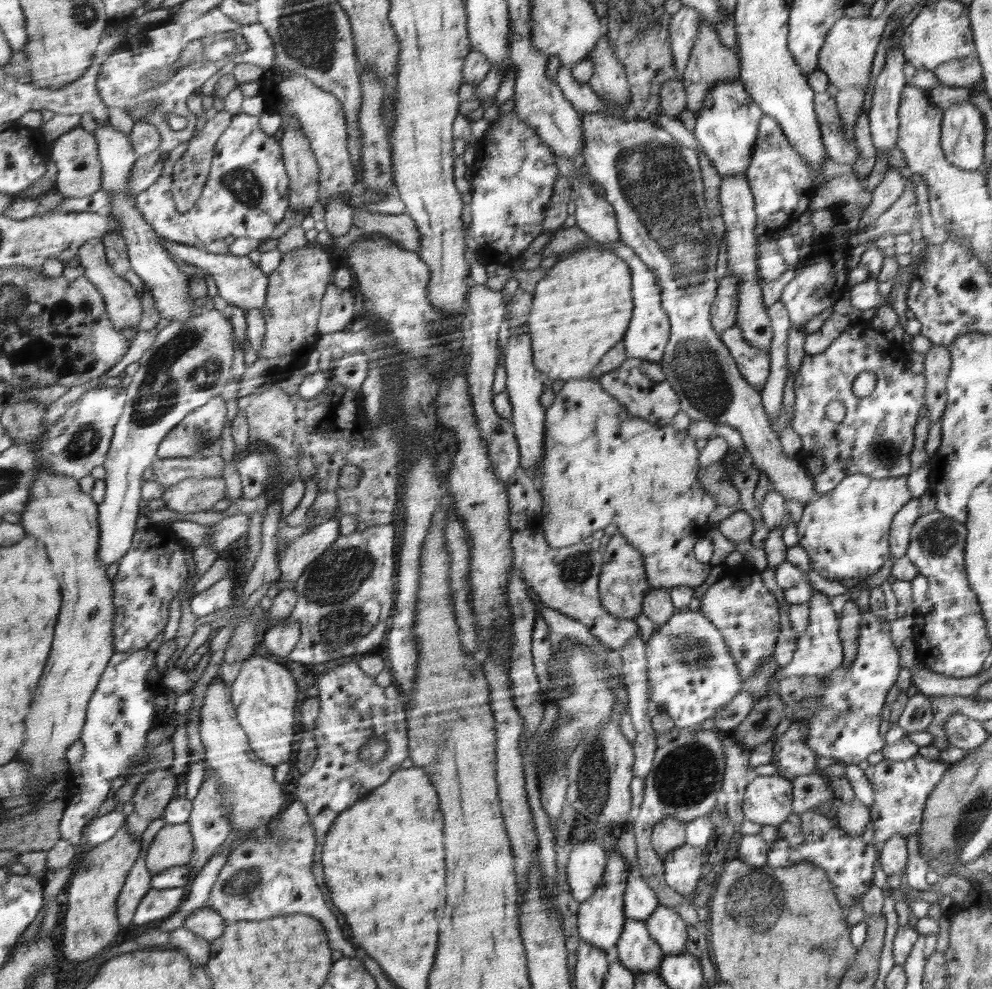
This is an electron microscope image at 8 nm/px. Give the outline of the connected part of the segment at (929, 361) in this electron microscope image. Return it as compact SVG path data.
M933 344L925 354L923 370L926 381L924 408L928 410L930 428L938 423L945 412L947 404L946 385L950 369L949 347Z

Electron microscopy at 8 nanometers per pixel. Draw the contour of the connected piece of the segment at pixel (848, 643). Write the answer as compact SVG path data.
M855 597L846 600L842 607L839 623L839 637L842 643L842 667L848 668L855 660L857 653L857 638L863 616L855 603Z

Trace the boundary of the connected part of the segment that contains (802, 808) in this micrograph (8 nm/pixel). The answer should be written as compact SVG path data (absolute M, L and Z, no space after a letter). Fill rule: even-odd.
M819 773L796 776L792 783L792 812L794 814L810 811L820 803L835 798L833 789L824 775Z

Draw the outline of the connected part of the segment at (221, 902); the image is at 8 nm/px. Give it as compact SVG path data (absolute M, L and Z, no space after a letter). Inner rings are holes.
M293 796L287 810L278 816L278 822L274 822L274 831L252 837L233 851L208 904L231 925L243 920L260 921L296 913L316 916L324 920L324 928L328 928L328 936L332 936L332 948L342 950L344 956L354 956L354 946L344 940L336 916L328 910L314 882L314 829L306 807Z

